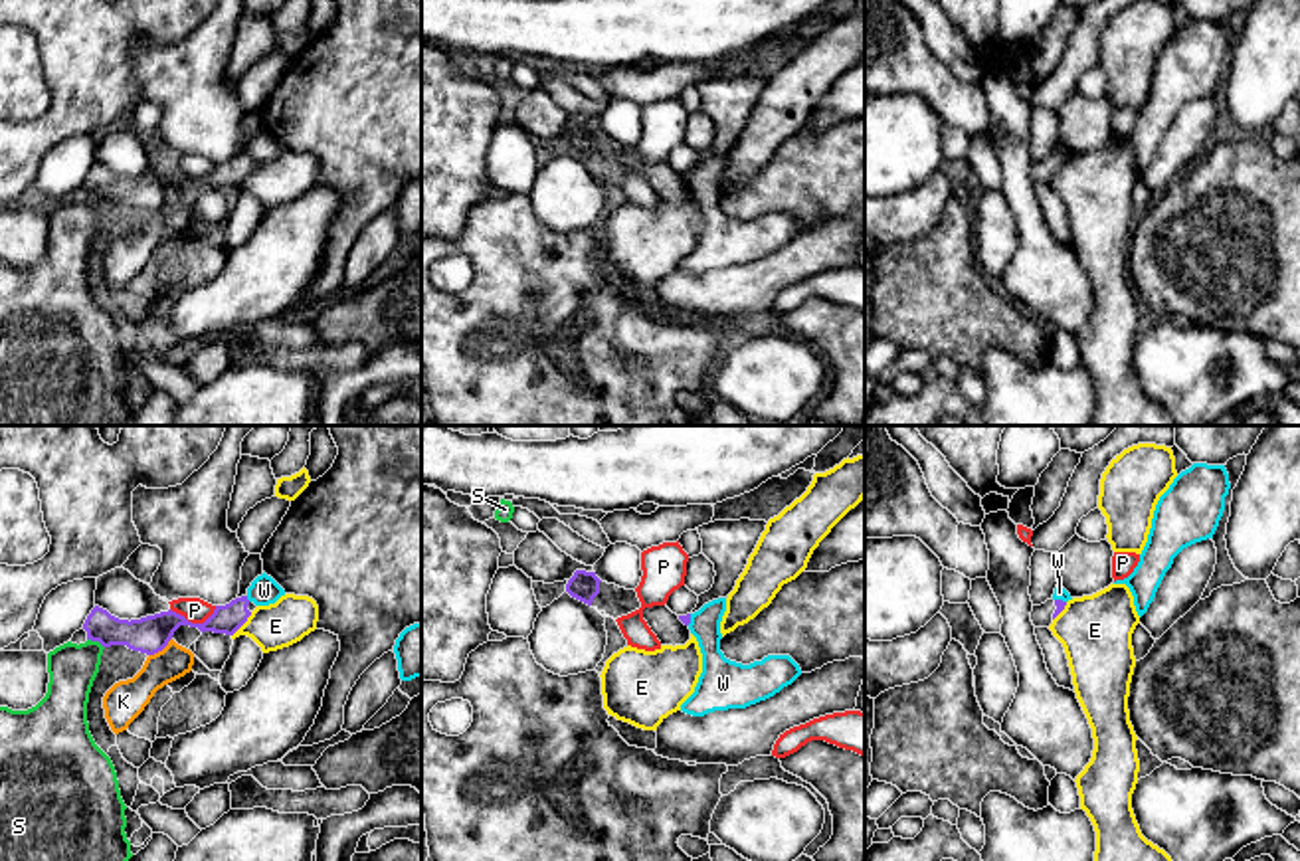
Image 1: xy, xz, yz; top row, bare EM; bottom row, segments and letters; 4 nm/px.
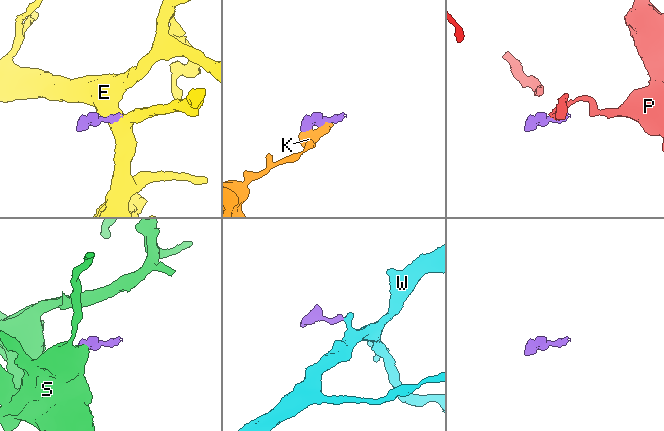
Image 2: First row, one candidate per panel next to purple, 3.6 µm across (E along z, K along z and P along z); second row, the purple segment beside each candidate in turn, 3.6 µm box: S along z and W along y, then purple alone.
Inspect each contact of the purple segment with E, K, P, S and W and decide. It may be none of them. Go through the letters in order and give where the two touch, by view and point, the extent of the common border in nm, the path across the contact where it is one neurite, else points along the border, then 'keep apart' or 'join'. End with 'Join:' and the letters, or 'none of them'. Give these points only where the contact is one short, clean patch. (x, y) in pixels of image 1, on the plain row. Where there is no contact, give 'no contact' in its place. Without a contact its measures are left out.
E: contact xy (244, 179); length 130 nm; border xy (252, 169), (232, 192); keep apart
K: contact xy (161, 206); length 120 nm; keep apart
P: contact xy (194, 181); length 190 nm; border xy (216, 163), (202, 179), (188, 179), (171, 165); keep apart
S: contact xy (95, 196); length 80 nm; border xy (88, 194), (103, 204); keep apart
W: contact xy (246, 155); length 30 nm; border xy (246, 153), (250, 157); keep apart
Join: none of them

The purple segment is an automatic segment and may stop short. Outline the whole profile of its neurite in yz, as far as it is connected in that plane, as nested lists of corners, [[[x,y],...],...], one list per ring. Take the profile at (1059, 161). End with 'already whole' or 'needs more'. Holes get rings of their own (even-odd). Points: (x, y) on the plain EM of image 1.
[[[1047,156],[1041,162],[1033,162],[1031,178],[1035,184],[1049,184],[1053,176],[1065,166],[1067,158]]]; needs more

